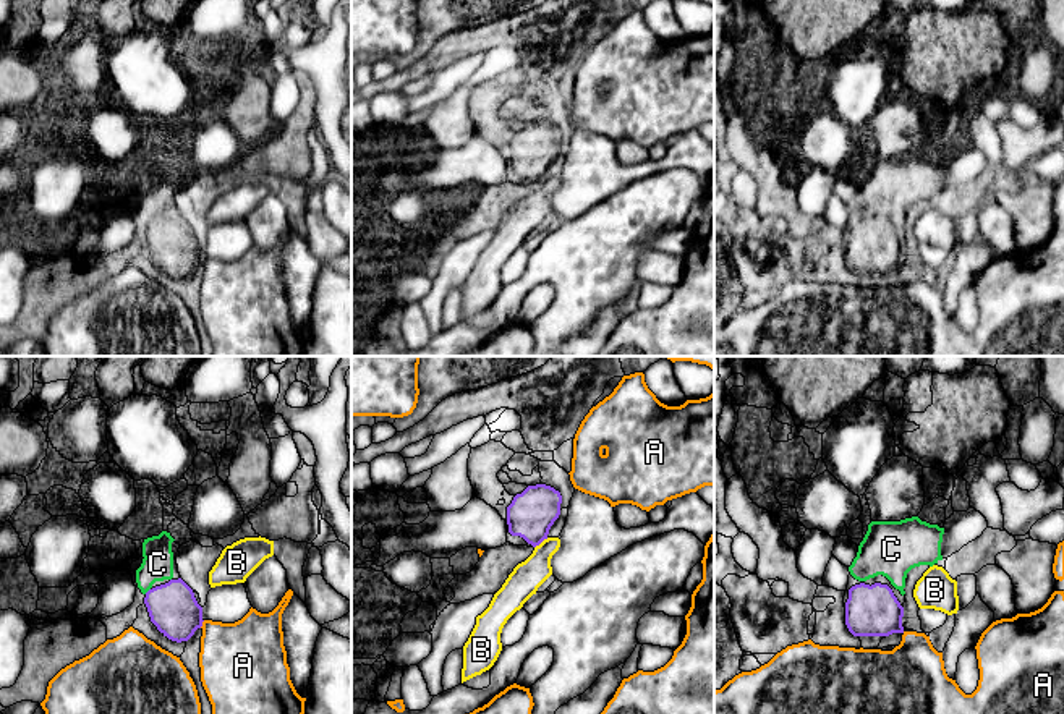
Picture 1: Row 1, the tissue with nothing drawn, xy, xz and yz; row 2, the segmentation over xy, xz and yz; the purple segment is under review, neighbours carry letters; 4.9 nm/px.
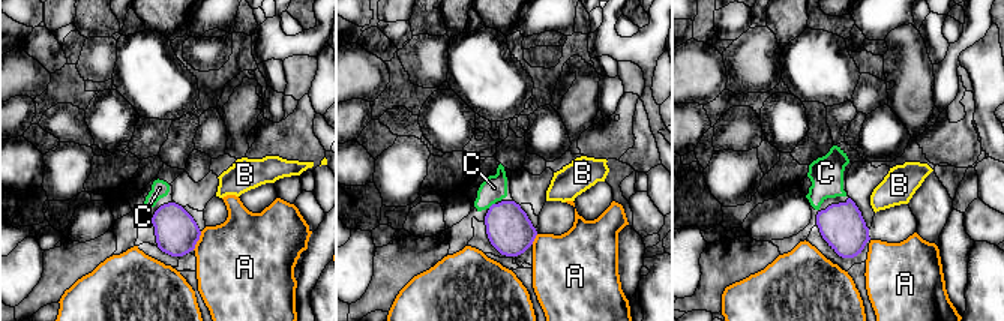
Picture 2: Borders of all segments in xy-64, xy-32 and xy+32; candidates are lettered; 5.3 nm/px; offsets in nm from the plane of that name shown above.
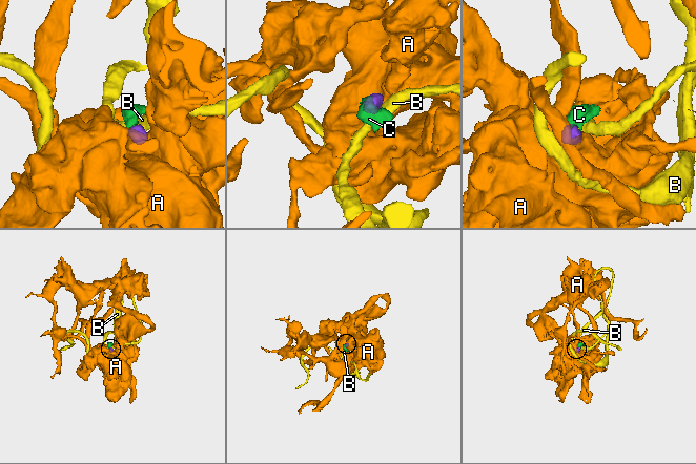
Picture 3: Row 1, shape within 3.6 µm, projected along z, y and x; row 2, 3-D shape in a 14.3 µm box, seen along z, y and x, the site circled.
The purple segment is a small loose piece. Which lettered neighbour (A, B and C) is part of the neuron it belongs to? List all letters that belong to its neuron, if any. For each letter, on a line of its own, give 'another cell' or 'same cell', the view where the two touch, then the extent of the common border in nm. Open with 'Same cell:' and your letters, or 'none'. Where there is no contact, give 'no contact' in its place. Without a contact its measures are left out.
Same cell: C
A: another cell | xy | 50 nm
B: another cell | xz | 90 nm
C: same cell | xy | 40 nm

